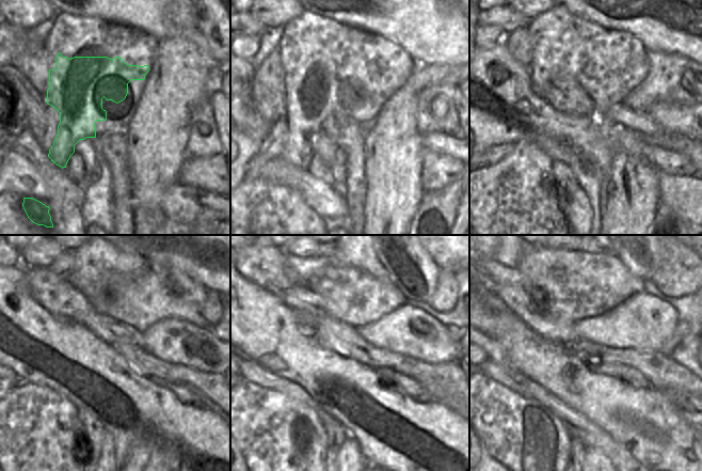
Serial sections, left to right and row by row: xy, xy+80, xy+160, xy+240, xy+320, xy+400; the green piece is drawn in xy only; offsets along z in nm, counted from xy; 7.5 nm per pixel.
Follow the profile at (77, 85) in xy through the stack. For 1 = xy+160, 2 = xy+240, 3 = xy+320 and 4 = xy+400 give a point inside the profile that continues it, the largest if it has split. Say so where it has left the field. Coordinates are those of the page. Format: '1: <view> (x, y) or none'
1: xy+160 (512, 206)
2: xy+240 (34, 433)
3: xy+320 (284, 443)
4: xy+400 (525, 436)

